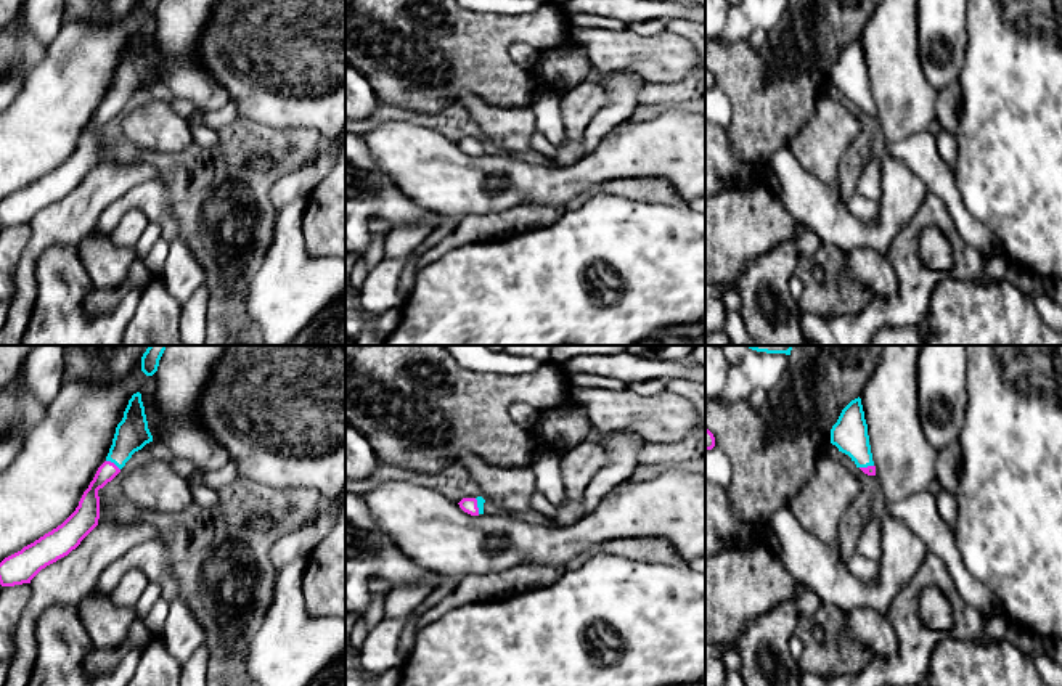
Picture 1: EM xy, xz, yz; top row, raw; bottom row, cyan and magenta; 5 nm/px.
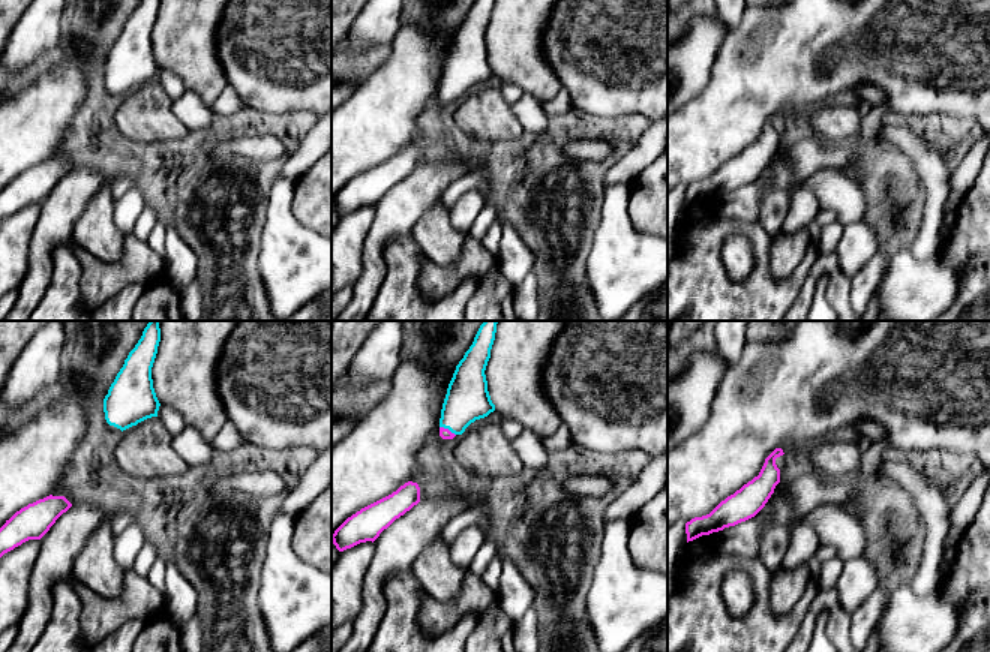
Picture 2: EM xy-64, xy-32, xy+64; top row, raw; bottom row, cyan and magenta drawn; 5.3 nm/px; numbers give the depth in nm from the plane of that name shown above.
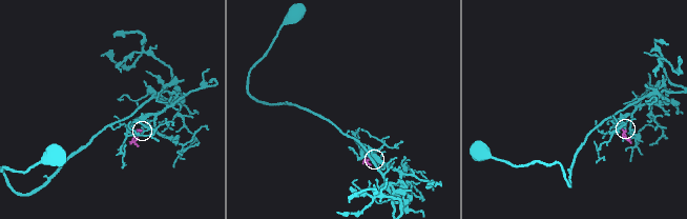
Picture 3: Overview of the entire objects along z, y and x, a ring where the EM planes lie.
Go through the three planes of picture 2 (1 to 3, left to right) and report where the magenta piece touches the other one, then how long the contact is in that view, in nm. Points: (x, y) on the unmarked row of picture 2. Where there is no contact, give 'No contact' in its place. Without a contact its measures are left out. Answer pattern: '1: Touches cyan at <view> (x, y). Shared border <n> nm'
1: No contact
2: Touches cyan at xy-32 (447, 92). Shared border 100 nm
3: No contact

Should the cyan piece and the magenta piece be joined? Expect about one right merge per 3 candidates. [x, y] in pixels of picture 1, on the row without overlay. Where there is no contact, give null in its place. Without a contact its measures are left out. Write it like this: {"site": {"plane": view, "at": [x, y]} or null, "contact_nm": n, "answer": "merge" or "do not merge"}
{"site": {"plane": "xy", "at": [113, 102]}, "contact_nm": 90, "answer": "merge"}

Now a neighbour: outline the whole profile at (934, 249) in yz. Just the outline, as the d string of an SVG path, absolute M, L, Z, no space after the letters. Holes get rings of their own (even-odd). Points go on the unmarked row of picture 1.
M925 228L921 233L919 257L935 272L948 272L953 265L948 239L937 228Z

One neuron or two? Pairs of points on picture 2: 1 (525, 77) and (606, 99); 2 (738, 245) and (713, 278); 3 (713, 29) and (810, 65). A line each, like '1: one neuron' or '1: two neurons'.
1: two neurons
2: two neurons
3: two neurons

